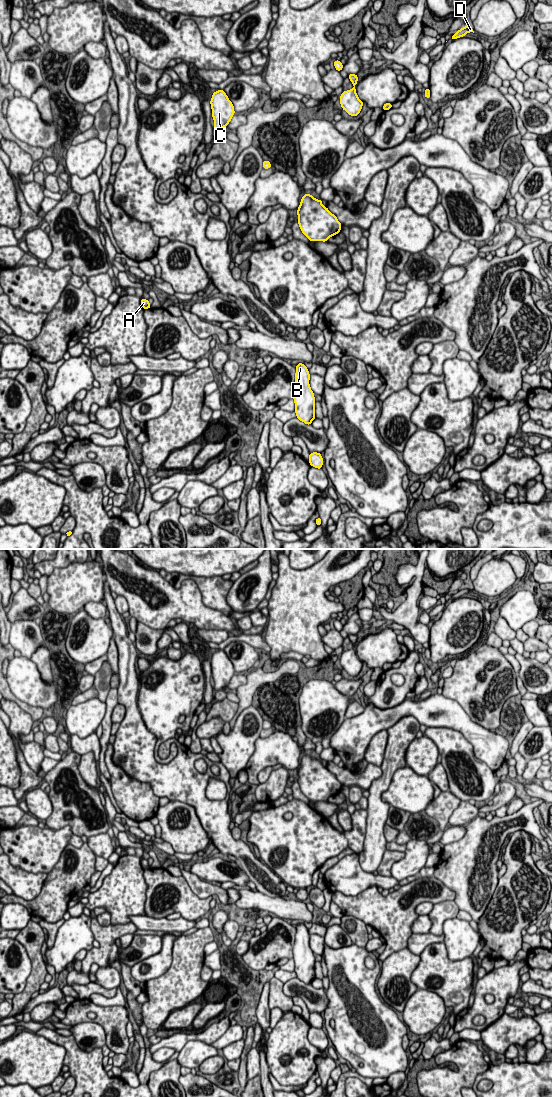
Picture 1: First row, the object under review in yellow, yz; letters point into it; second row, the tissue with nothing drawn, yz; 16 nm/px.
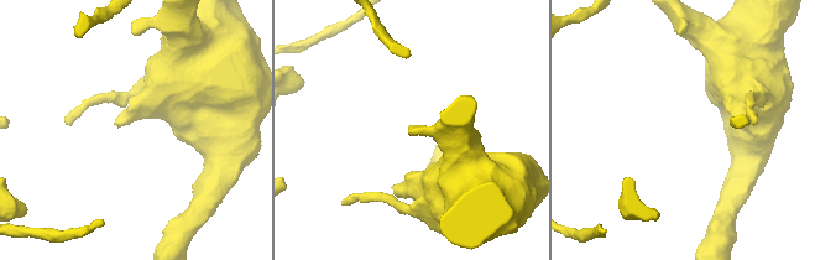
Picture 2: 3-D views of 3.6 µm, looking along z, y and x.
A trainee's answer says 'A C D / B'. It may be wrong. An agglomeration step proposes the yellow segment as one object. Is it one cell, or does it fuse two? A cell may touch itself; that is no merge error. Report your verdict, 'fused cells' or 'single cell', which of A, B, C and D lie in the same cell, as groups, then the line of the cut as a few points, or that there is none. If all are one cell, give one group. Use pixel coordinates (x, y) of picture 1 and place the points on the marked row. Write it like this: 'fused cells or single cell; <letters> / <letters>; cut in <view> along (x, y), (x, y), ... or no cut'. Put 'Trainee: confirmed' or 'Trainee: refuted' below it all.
fused cells; A / B C D; cut in yz along (149, 304), (146, 308)
Trainee: refuted

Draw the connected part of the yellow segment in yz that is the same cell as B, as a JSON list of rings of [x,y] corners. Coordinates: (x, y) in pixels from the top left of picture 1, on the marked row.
[[[298,363],[293,386],[293,399],[297,418],[307,425],[311,425],[315,417],[315,397],[310,388],[310,374],[305,364]]]

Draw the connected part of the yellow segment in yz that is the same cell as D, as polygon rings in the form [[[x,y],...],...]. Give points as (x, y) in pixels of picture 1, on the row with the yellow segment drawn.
[[[467,25],[465,27],[462,27],[460,30],[458,30],[454,35],[452,35],[450,37],[450,39],[457,39],[457,38],[460,38],[460,37],[464,37],[467,33],[469,32],[473,32],[473,28],[471,27],[471,25]]]

